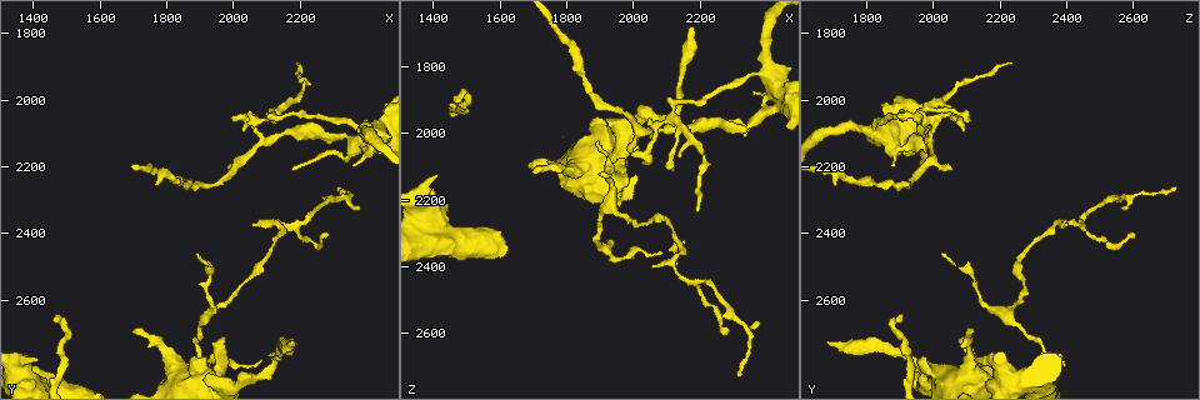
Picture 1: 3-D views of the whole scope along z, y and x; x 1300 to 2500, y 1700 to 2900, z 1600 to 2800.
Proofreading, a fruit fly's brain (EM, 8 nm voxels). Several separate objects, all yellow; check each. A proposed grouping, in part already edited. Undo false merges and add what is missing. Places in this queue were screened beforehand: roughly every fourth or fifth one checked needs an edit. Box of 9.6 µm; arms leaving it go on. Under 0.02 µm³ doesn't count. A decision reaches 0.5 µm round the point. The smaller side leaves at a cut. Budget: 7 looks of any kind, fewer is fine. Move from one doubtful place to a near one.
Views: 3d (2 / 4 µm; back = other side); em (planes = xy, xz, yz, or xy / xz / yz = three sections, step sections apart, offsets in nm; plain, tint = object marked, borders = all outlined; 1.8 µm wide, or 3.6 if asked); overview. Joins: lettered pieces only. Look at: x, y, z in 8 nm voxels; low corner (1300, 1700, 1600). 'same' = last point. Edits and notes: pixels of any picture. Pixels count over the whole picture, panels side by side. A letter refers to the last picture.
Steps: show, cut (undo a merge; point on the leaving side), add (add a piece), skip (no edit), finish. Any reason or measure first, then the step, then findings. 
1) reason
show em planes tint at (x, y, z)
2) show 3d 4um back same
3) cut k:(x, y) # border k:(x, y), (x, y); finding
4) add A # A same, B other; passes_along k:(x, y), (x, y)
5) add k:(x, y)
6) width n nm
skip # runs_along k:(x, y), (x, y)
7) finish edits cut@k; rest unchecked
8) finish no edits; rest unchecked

tapers out
show em xz step 16 tint at (2380, 2330, 2570)

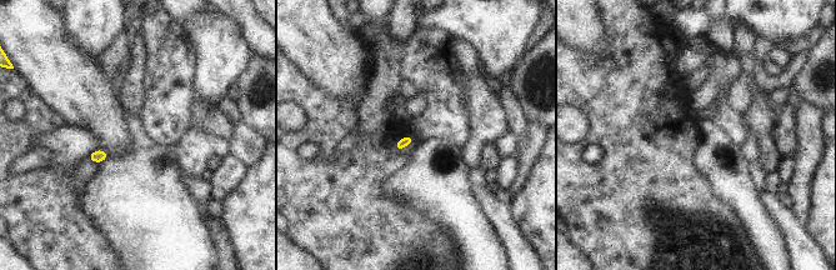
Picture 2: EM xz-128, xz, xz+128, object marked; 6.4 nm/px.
show em planes borders same

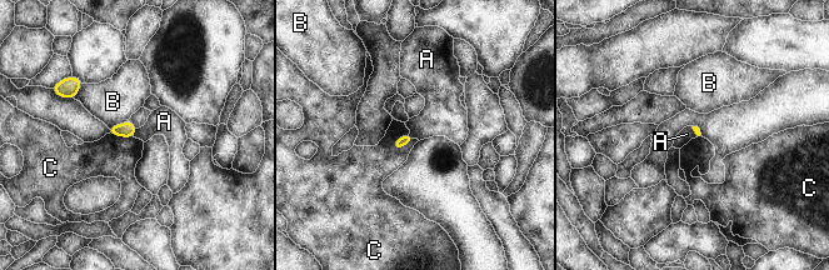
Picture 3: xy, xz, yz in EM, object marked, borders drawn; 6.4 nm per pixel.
skip # A other, B other, C other; border 3:(138, 129), (133, 136); no lettered piece goes on from it

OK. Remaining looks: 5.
branch stops here
show em xy step 16 borders at (1970, 2710, 2090)

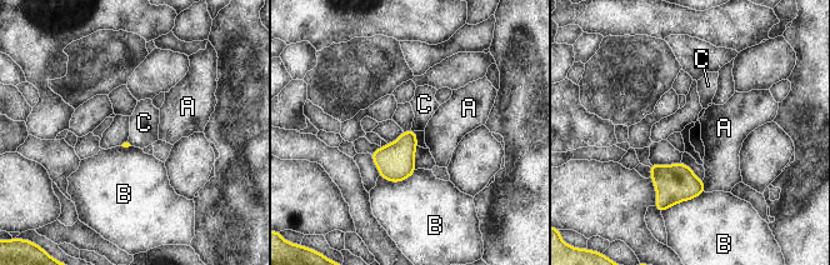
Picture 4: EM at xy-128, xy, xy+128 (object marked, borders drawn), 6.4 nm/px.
another direction
show em planes borders same

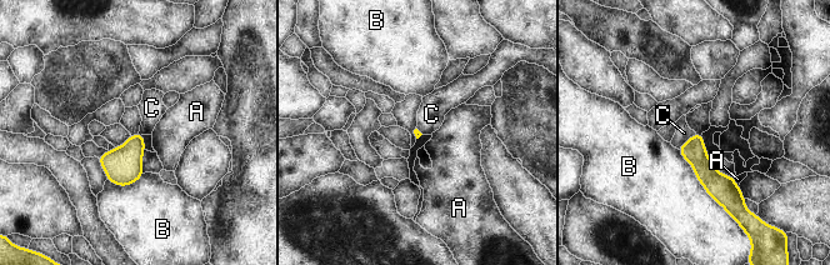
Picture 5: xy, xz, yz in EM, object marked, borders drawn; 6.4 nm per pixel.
skip # A other, B other, C other; runs_along 5:(696, 136), (701, 165), (736, 198); none of them fits

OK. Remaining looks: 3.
long arm stops here
show em yz step 4 borders at (2180, 2730, 1690)

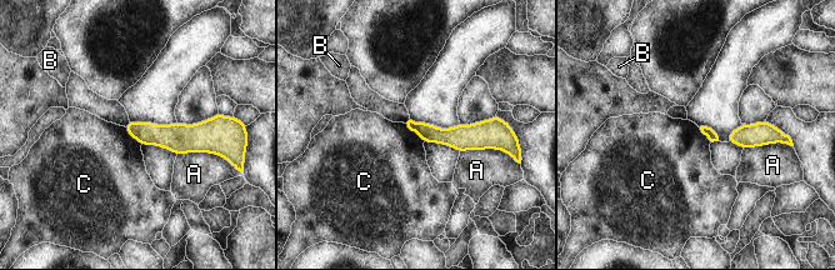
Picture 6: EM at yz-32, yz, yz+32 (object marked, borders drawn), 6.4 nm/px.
skip # A other, B other, C other; border 6:(406, 123), (424, 141); none of them fits

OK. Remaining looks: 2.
finish no edits; rest unchecked

